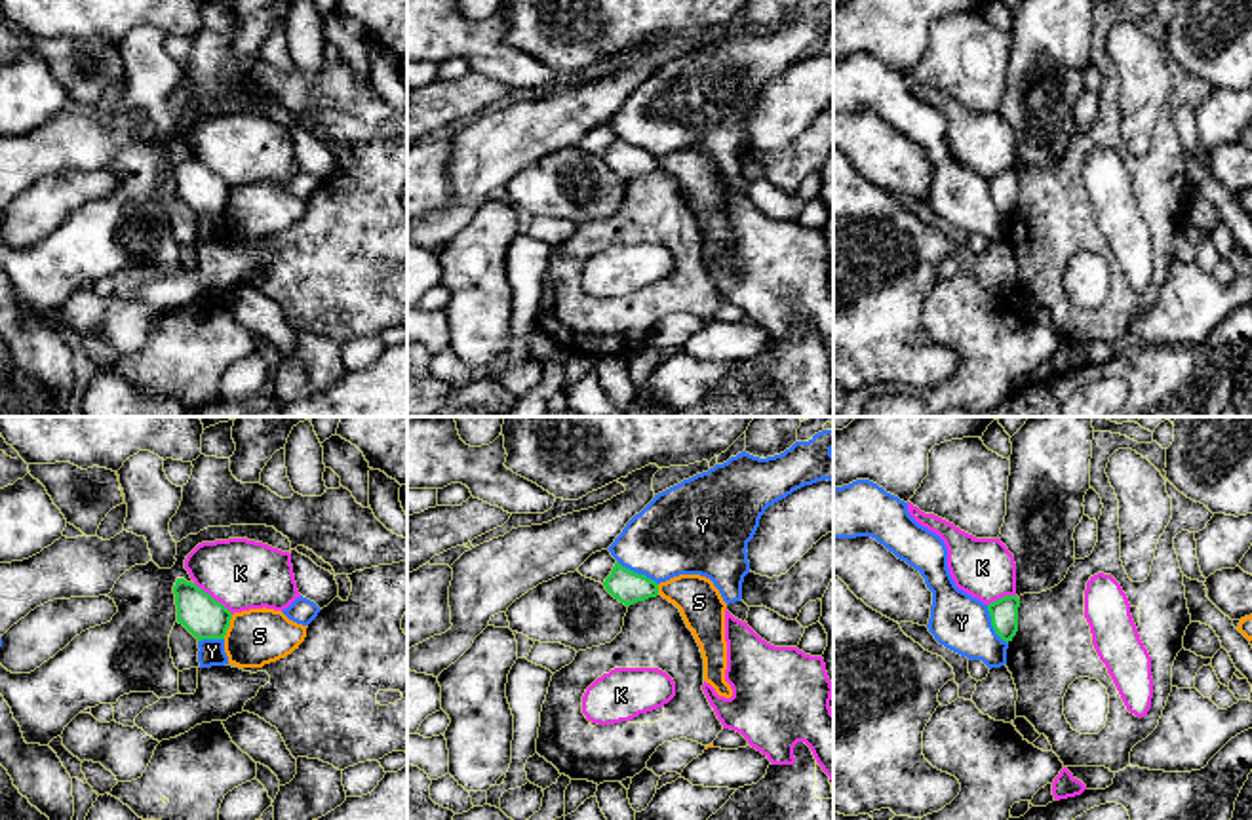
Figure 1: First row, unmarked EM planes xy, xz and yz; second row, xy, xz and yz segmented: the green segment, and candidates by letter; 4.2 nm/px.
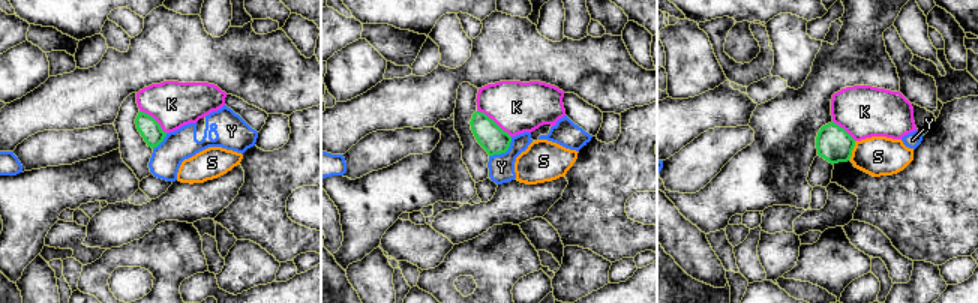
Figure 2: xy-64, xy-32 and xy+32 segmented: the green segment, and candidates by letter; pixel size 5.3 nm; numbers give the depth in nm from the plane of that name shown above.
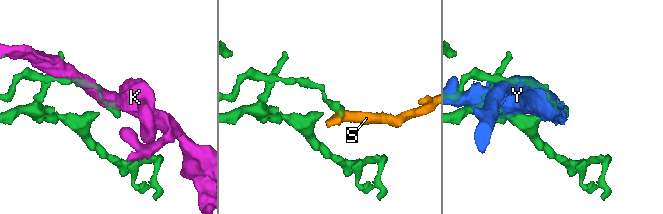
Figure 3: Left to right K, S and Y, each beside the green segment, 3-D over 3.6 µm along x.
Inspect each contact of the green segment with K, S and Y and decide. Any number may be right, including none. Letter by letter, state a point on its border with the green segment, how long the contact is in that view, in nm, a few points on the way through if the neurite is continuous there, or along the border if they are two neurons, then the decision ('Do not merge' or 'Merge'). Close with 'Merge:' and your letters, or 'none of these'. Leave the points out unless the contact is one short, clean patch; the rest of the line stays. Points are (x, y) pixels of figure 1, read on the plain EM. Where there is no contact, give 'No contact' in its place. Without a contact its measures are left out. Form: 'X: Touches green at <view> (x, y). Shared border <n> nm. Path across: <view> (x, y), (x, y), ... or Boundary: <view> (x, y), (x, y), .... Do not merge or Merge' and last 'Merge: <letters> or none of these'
K: Touches green at xy (212, 172). Shared border 220 nm. Do not merge
S: Touches green at xy (227, 200). Shared border 110 nm. Boundary: xy (233, 189), (223, 212). Do not merge
Y: Touches green at xz (636, 147). Shared border 200 nm. Do not merge
Merge: none of these

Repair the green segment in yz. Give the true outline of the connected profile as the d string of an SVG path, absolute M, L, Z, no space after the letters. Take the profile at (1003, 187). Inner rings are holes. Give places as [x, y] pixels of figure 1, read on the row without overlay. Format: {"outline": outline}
{"outline": "M1005 169L988 179L991 200L1003 215L1012 215L1018 205L1018 169Z"}

